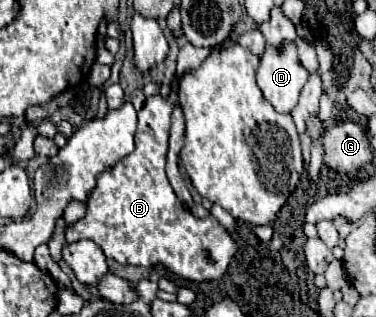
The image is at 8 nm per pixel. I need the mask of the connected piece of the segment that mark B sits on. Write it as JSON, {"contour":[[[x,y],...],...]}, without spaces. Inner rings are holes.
{"contour":[[[171,92],[169,98],[151,96],[145,100],[135,132],[135,152],[125,156],[115,168],[101,174],[97,180],[97,186],[93,194],[86,202],[87,214],[77,224],[69,226],[65,236],[67,242],[77,242],[81,239],[93,240],[109,258],[117,258],[119,264],[135,264],[143,268],[151,266],[163,266],[171,270],[173,274],[185,278],[185,280],[217,280],[225,274],[237,246],[229,232],[225,232],[219,222],[213,216],[207,216],[203,220],[195,218],[187,206],[175,196],[167,176],[165,176],[165,158],[167,158],[167,140],[169,140],[169,128],[171,128],[171,110],[177,104],[177,94]]]}

